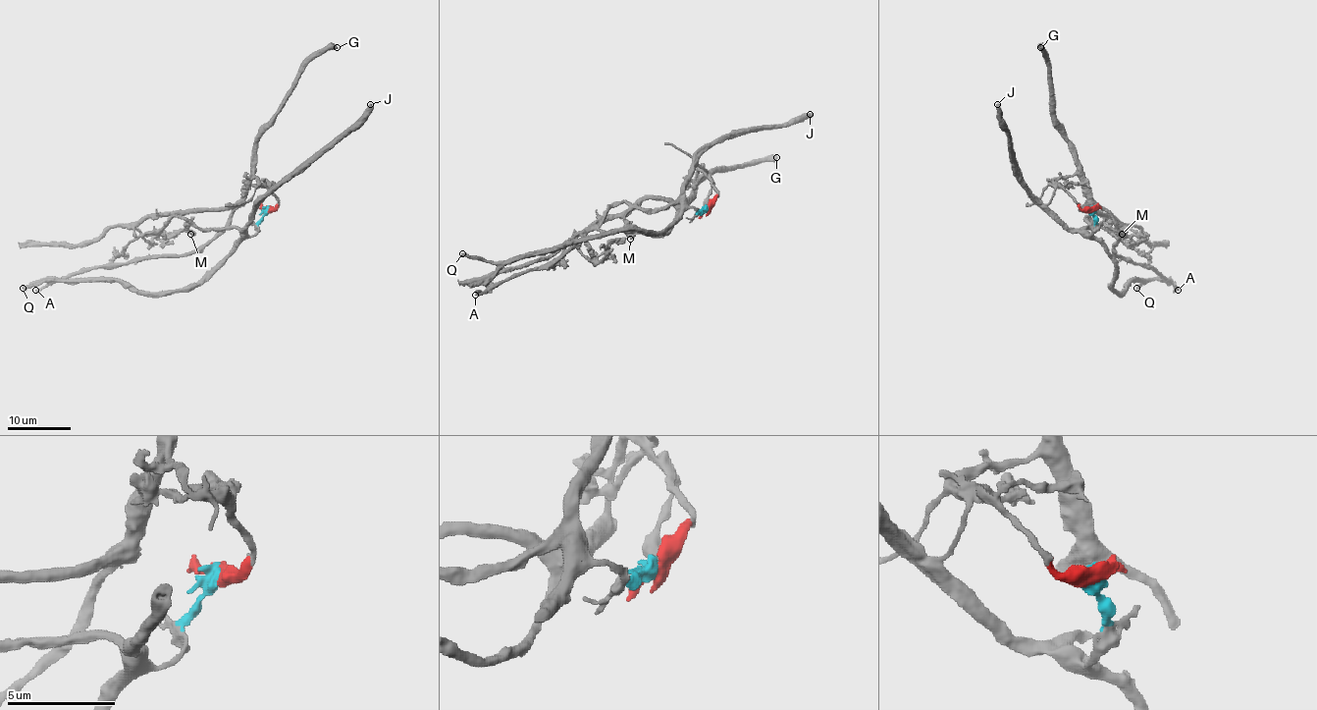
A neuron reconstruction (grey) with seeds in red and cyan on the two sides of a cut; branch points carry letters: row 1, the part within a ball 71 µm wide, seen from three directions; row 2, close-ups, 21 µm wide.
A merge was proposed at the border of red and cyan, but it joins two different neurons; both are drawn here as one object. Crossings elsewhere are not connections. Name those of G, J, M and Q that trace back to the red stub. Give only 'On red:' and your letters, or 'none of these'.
On red: G

